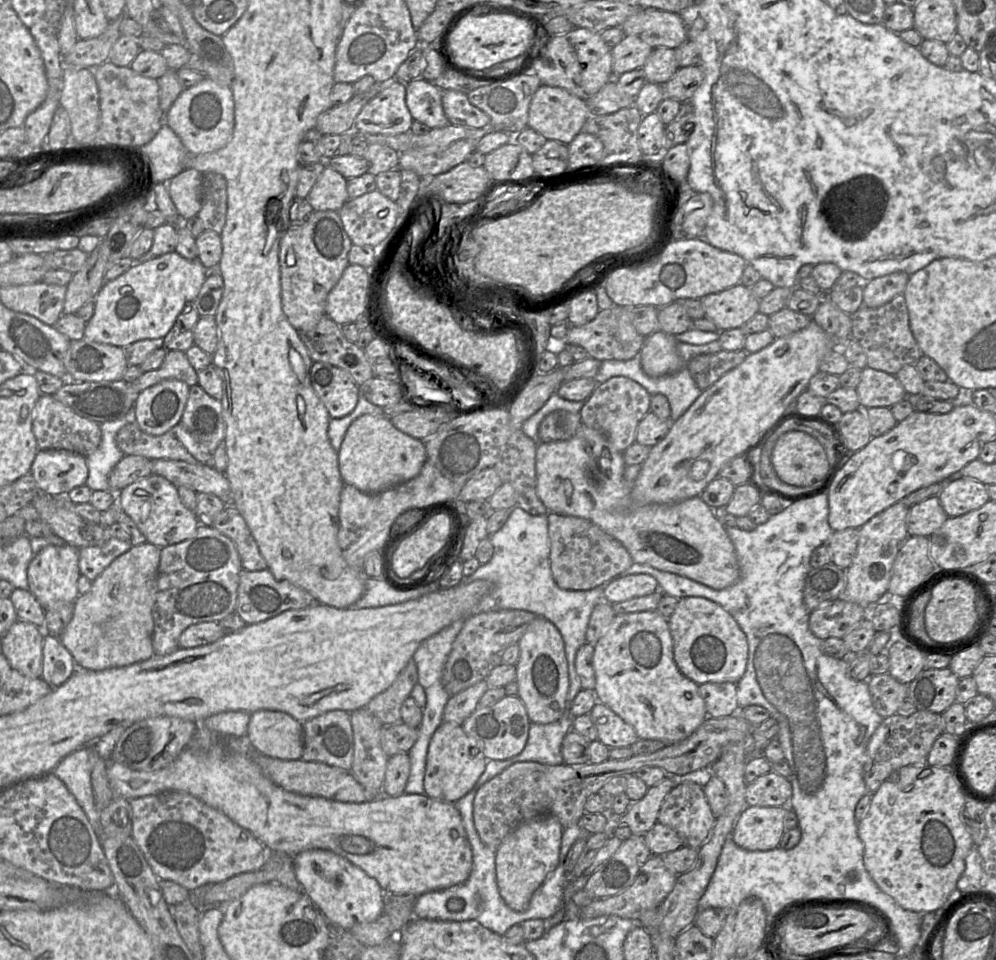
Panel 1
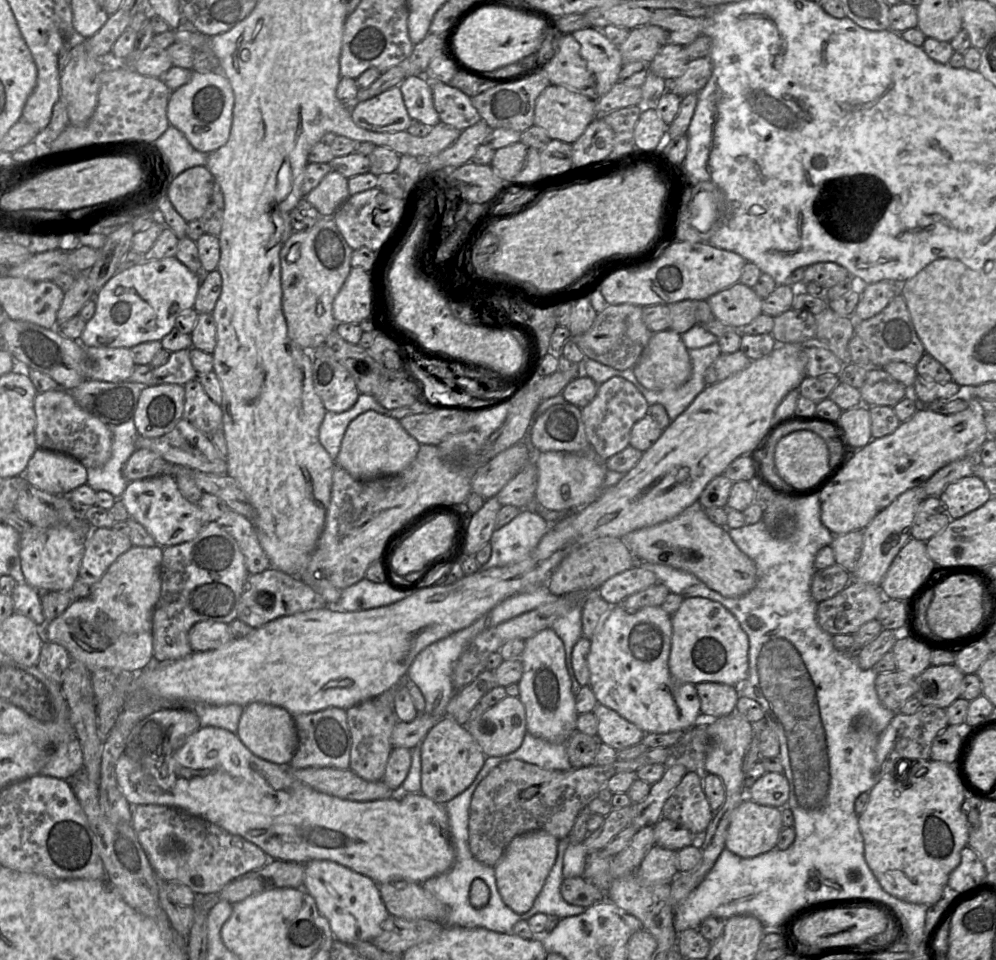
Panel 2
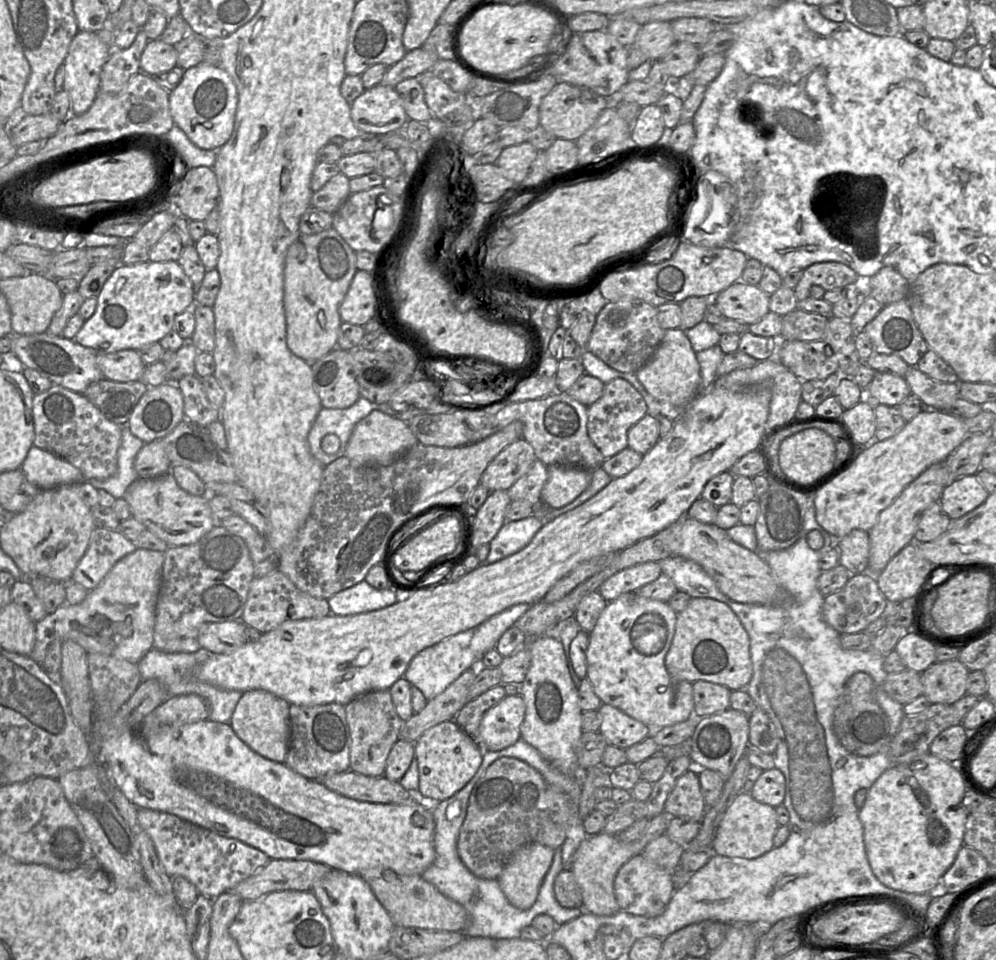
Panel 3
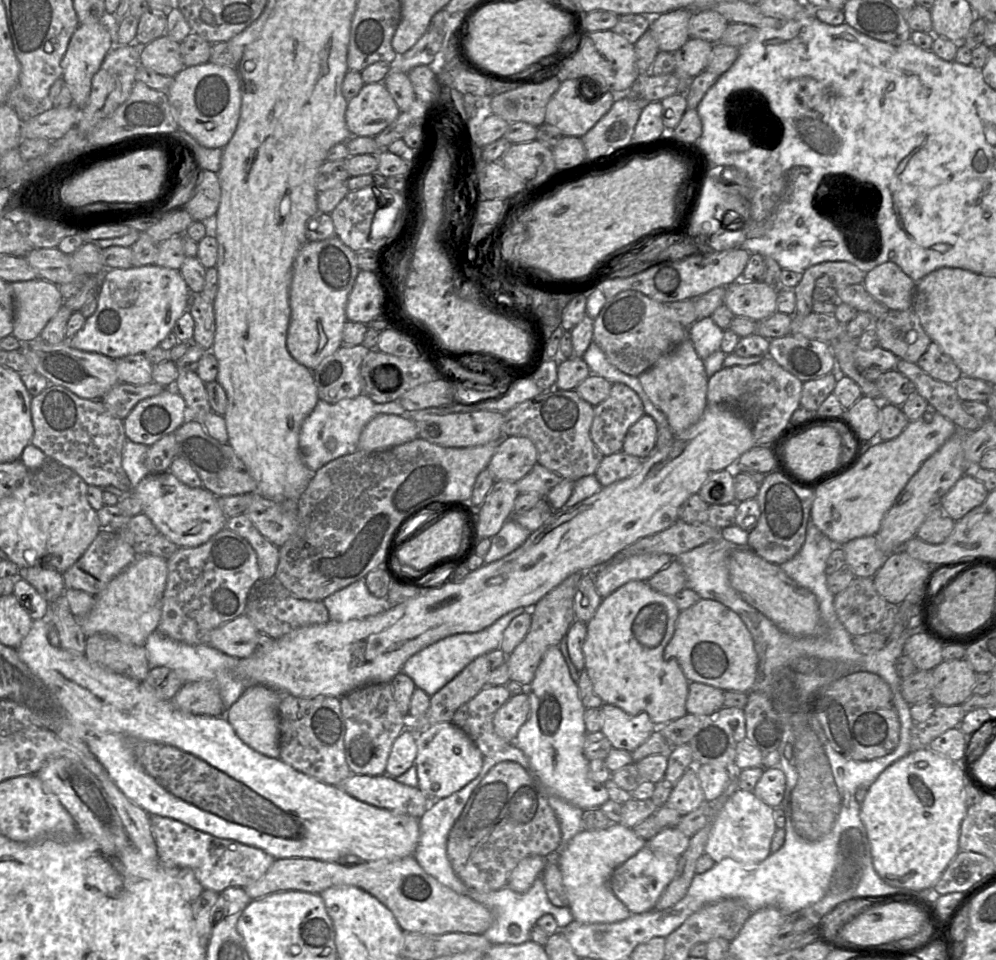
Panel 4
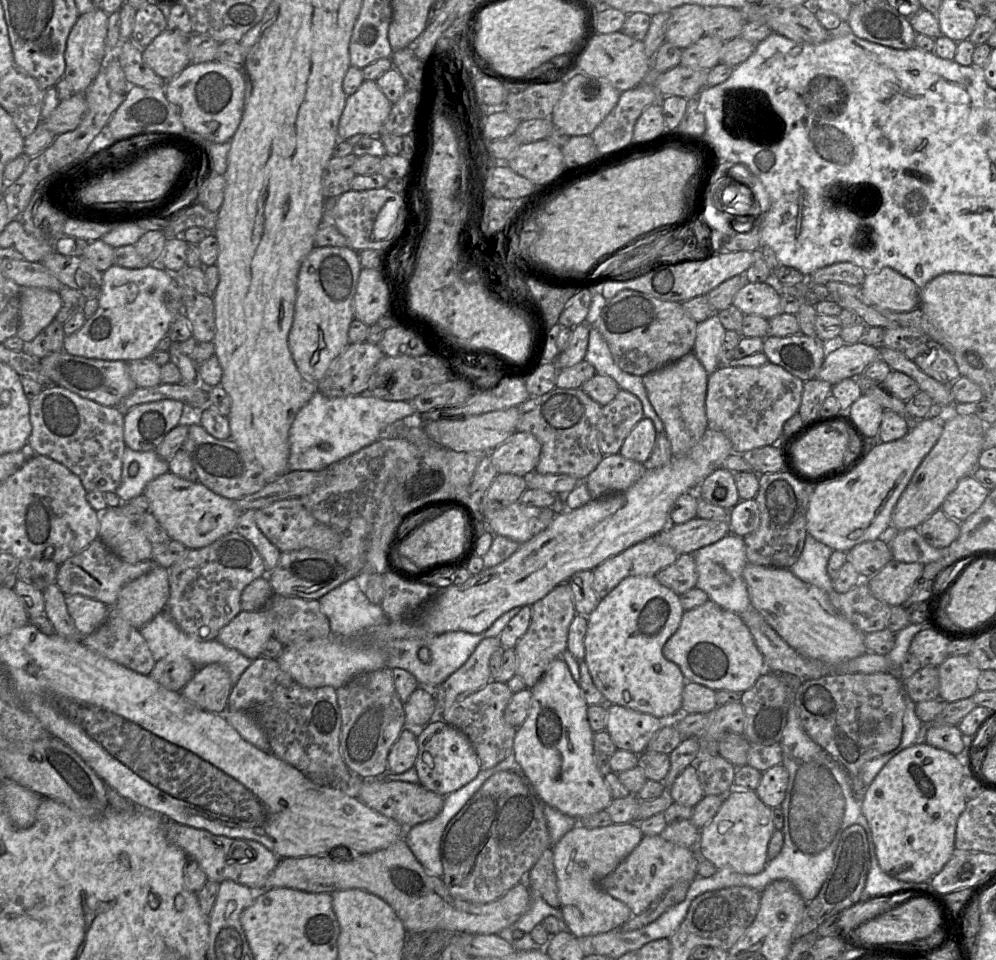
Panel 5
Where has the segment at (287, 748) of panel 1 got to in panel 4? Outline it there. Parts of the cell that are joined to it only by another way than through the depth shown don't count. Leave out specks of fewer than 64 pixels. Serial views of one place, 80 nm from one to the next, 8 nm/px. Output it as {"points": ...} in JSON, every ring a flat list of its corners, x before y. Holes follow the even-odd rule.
{"points":[[264,685,246,688,226,712,226,718,238,737,249,747,270,758,280,756,279,705,281,693]]}

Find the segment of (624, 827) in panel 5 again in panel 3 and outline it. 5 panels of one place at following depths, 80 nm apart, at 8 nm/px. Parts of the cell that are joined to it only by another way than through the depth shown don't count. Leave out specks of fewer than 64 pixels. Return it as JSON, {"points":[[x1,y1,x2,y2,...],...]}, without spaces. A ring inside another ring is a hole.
{"points":[[600,832,595,835,587,836,579,845,573,855,570,870,573,872,575,879,582,891,584,912,592,913,599,916,611,916,620,910,619,904,614,894,614,879,618,870,632,857,641,854,643,847,639,845,639,841,625,843,621,841,617,835,609,835]]}

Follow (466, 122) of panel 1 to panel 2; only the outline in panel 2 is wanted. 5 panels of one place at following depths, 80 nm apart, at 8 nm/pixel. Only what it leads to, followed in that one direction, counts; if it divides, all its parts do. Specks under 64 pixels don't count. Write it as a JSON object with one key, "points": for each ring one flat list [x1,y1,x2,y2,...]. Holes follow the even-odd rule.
{"points":[[439,81,430,82,433,104,441,123,462,131,482,119,471,98,461,90]]}

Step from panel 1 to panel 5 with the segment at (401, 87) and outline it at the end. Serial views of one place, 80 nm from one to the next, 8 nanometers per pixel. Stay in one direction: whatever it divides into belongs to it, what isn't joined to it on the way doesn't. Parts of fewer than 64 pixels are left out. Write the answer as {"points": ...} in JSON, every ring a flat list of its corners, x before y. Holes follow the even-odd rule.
{"points":[[364,80,354,94,347,96,338,124,339,139,347,140,356,134,379,136,391,107,376,81]]}

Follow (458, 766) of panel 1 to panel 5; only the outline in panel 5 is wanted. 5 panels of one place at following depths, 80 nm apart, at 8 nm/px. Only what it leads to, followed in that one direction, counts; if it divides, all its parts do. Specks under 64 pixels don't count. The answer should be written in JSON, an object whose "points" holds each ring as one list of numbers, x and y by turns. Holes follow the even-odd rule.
{"points":[[434,718,416,731,418,754,414,764,419,783,426,789,447,796,472,781,480,772,480,763,469,738,442,719]]}

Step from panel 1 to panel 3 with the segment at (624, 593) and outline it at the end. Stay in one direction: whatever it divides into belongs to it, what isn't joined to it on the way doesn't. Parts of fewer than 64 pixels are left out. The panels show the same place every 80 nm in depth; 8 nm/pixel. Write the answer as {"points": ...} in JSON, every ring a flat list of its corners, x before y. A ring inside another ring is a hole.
{"points":[[649,561,625,568,602,583,599,594,607,602,617,599,621,594,636,592,644,585,655,581,662,574,658,562]]}

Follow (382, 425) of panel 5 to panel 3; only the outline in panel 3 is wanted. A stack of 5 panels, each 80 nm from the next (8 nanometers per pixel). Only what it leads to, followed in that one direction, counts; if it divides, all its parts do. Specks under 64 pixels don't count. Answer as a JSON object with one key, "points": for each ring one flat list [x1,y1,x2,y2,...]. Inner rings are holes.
{"points":[[362,396,349,408,323,407,308,434,312,455,324,467,345,456,347,444,356,424,374,410,397,418,397,411,389,403,372,403]]}

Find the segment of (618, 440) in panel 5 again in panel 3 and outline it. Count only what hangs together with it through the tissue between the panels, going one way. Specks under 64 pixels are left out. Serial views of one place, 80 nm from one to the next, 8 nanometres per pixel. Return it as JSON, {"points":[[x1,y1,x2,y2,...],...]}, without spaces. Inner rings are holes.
{"points":[[622,378,613,379,605,384,602,396,587,408,588,436,603,457,610,458,628,447,629,429,646,414,646,402,634,386]]}

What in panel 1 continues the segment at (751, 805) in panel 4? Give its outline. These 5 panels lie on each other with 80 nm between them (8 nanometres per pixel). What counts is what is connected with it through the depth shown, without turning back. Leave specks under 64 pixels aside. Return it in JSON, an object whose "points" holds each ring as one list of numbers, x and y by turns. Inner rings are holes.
{"points":[[748,806,739,816,731,838,742,849,767,851,778,847,785,832,784,816,787,809]]}

